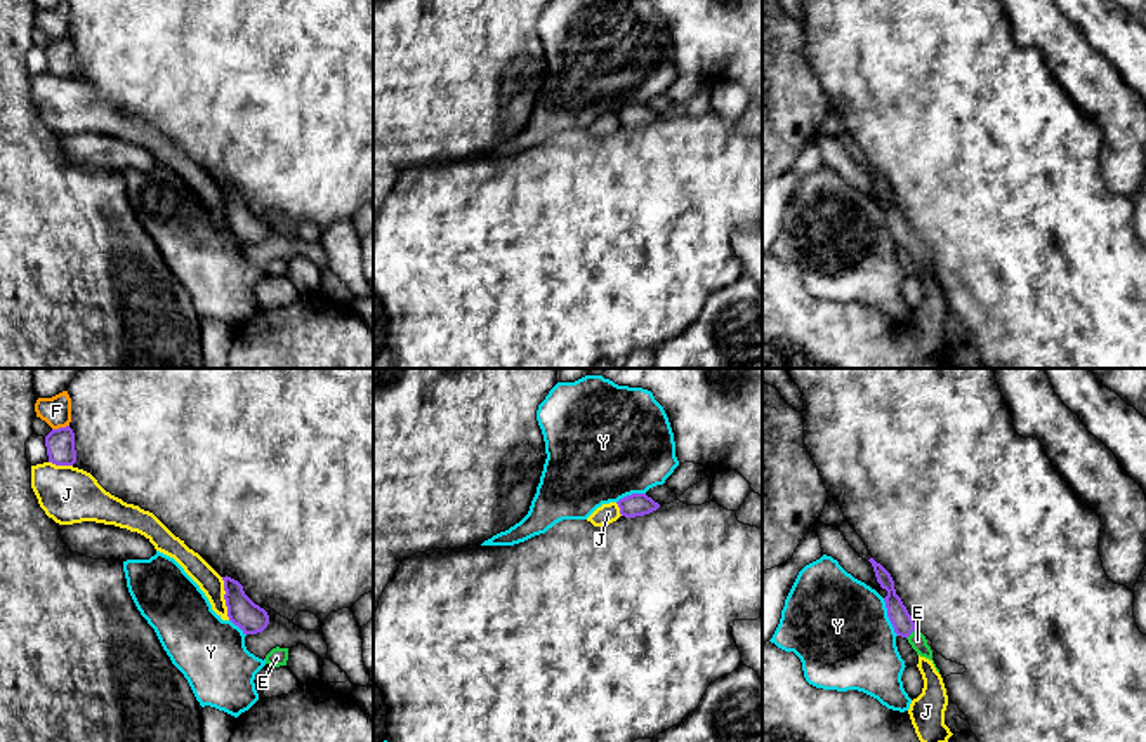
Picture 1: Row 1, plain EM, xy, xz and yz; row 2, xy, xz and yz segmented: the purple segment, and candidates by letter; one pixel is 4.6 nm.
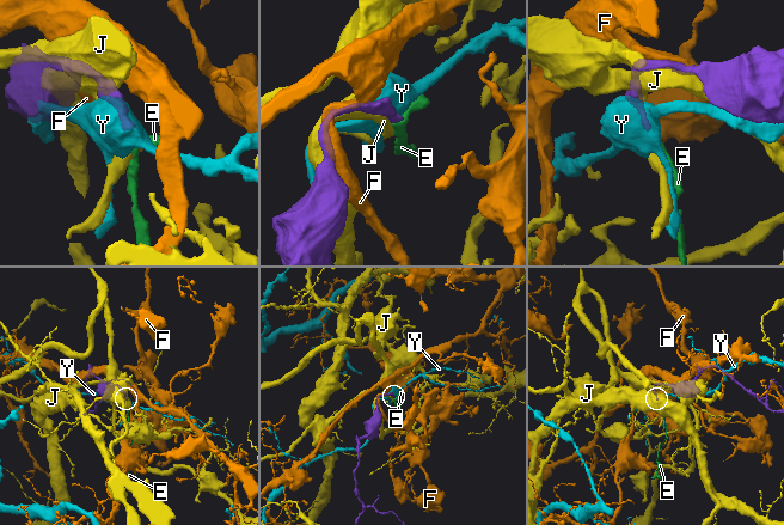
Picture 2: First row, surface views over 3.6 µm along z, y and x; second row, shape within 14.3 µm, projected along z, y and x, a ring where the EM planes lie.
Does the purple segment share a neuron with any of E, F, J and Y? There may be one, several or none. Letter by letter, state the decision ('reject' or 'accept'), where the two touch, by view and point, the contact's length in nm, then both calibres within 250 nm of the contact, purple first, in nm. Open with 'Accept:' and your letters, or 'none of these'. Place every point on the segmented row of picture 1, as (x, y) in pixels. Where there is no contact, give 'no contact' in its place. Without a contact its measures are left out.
Accept: E
E: accept; meets purple in yz at (910, 633); contact 60 nm long; 100 nm thick on the purple side, 80 nm on the other
F: reject; meets purple in xy at (59, 428); contact 80 nm long; 130 nm thick on the purple side, 140 nm on the other
J: reject; meets purple in xy at (224, 598); contact 200 nm long; 140 nm thick on the purple side, 110 nm on the other
Y: reject; meets purple in yz at (888, 616); contact 190 nm long; 100 nm thick on the purple side, 460 nm on the other

